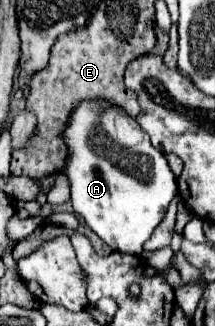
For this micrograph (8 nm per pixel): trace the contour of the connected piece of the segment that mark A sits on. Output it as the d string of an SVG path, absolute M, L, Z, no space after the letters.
M95 98L81 100L71 110L61 138L67 146L61 174L69 180L75 214L113 250L139 256L151 230L163 220L171 198L177 194L177 178L163 152L151 146L133 116L107 100Z

